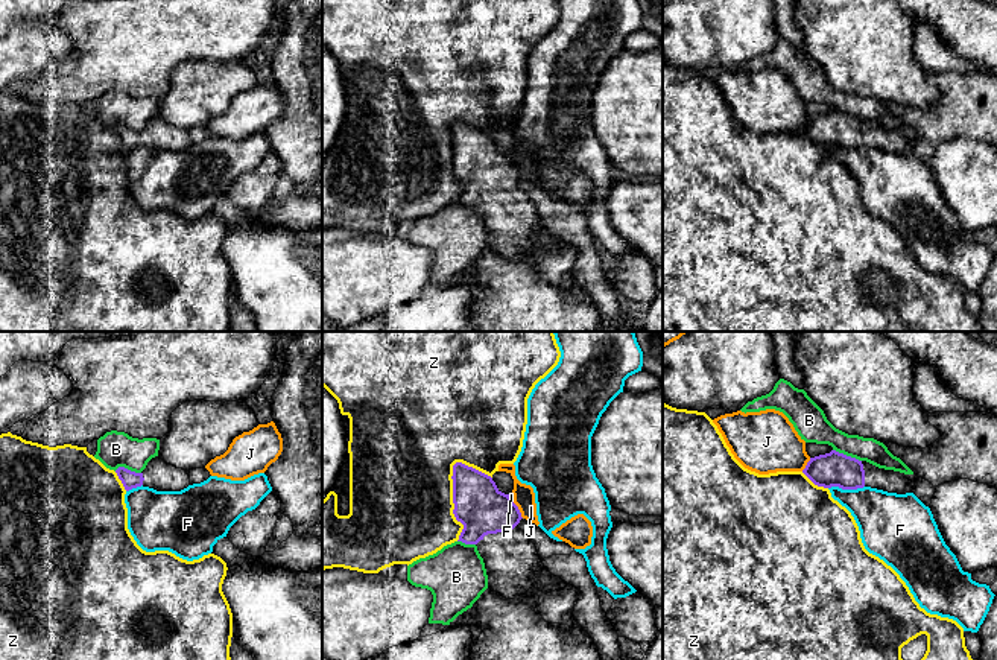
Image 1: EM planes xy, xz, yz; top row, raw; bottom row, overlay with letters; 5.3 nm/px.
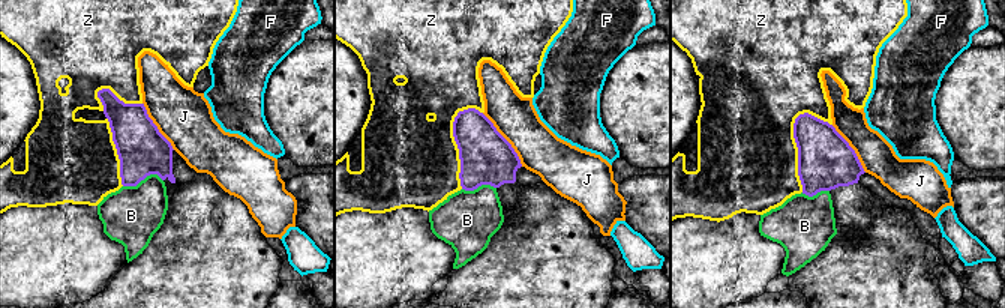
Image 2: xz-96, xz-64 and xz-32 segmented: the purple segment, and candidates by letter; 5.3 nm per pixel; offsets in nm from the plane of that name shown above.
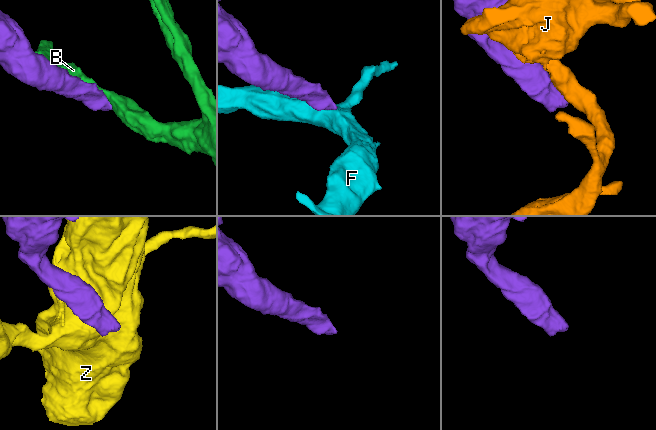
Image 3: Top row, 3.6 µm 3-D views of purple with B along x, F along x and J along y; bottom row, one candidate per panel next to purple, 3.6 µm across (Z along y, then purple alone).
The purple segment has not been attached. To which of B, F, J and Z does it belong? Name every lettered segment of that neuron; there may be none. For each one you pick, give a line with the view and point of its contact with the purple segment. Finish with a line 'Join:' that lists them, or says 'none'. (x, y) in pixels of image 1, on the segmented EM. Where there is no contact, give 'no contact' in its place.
Join: none

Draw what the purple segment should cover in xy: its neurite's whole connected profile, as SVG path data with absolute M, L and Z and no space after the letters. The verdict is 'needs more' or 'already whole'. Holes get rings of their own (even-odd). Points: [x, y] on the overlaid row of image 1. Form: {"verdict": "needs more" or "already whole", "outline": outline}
{"verdict": "needs more", "outline": "M160 456L152 458L141 473L125 467L119 467L116 473L126 491L141 485L157 491L181 491L191 485L185 470L164 462Z"}

